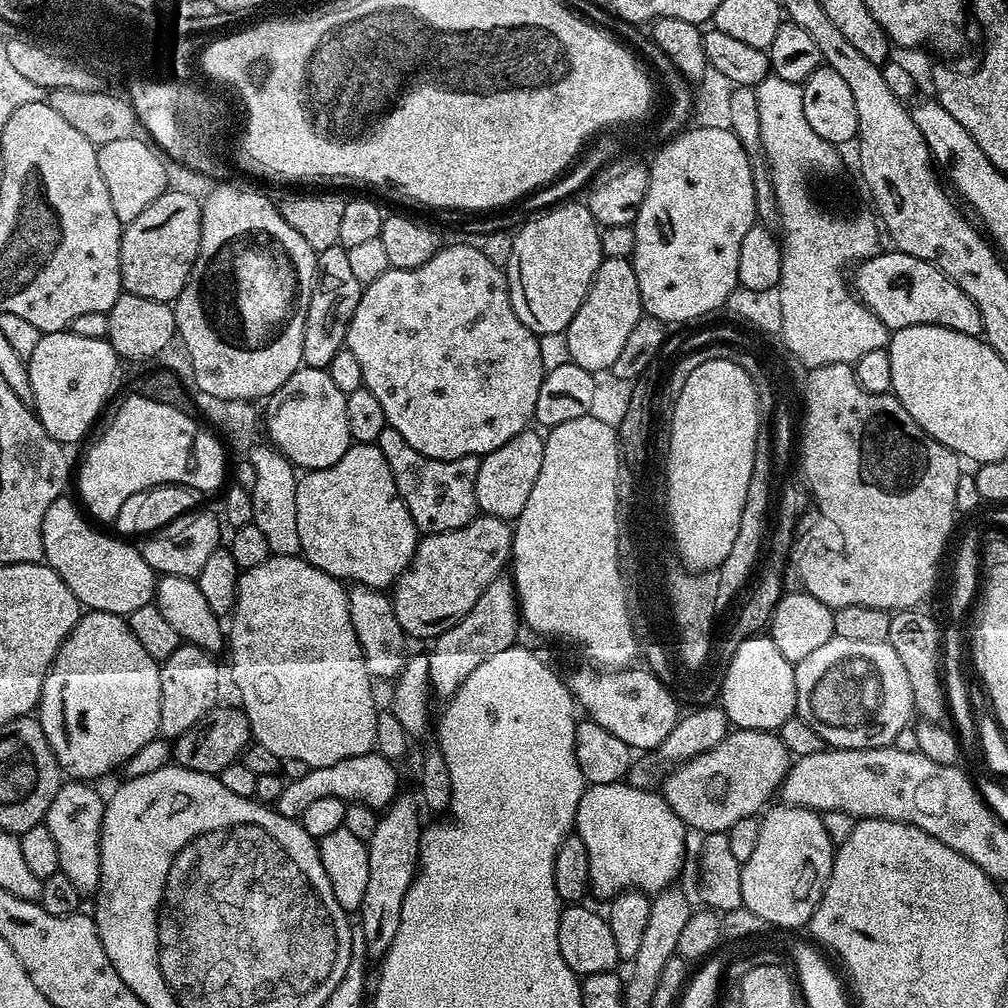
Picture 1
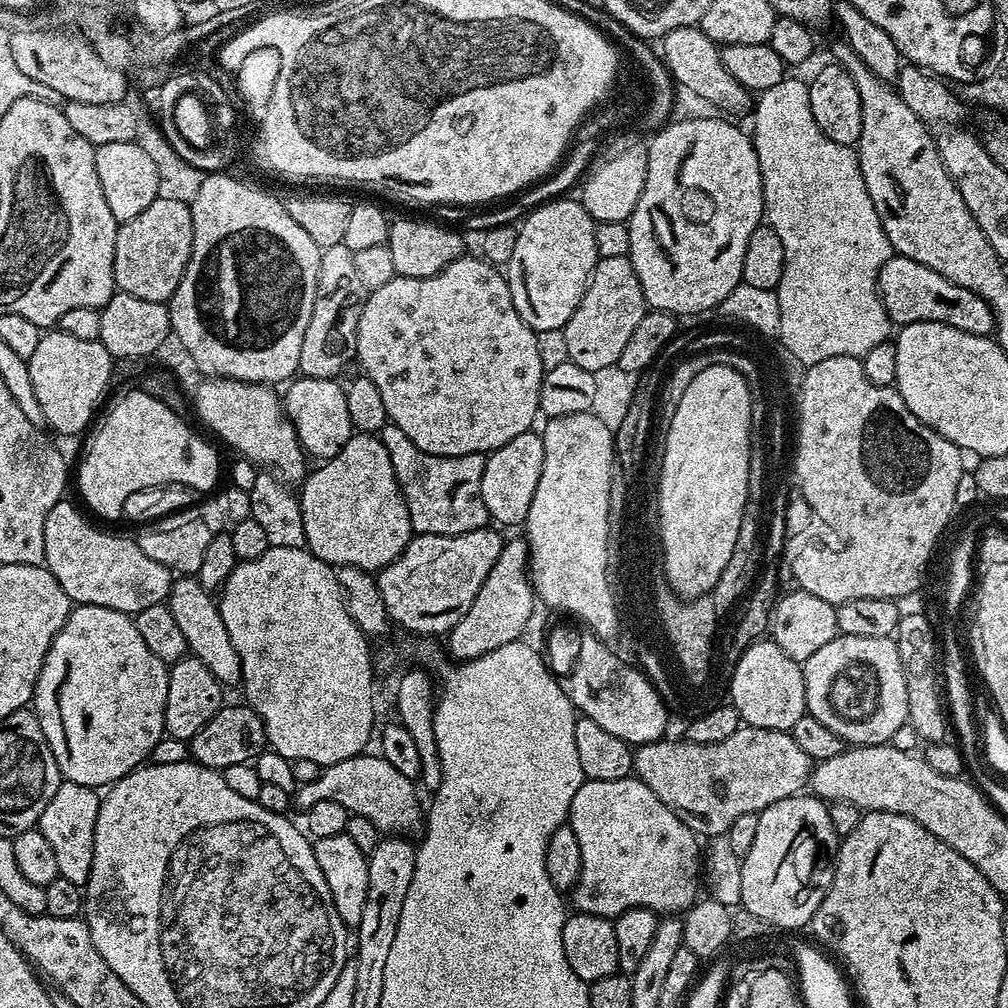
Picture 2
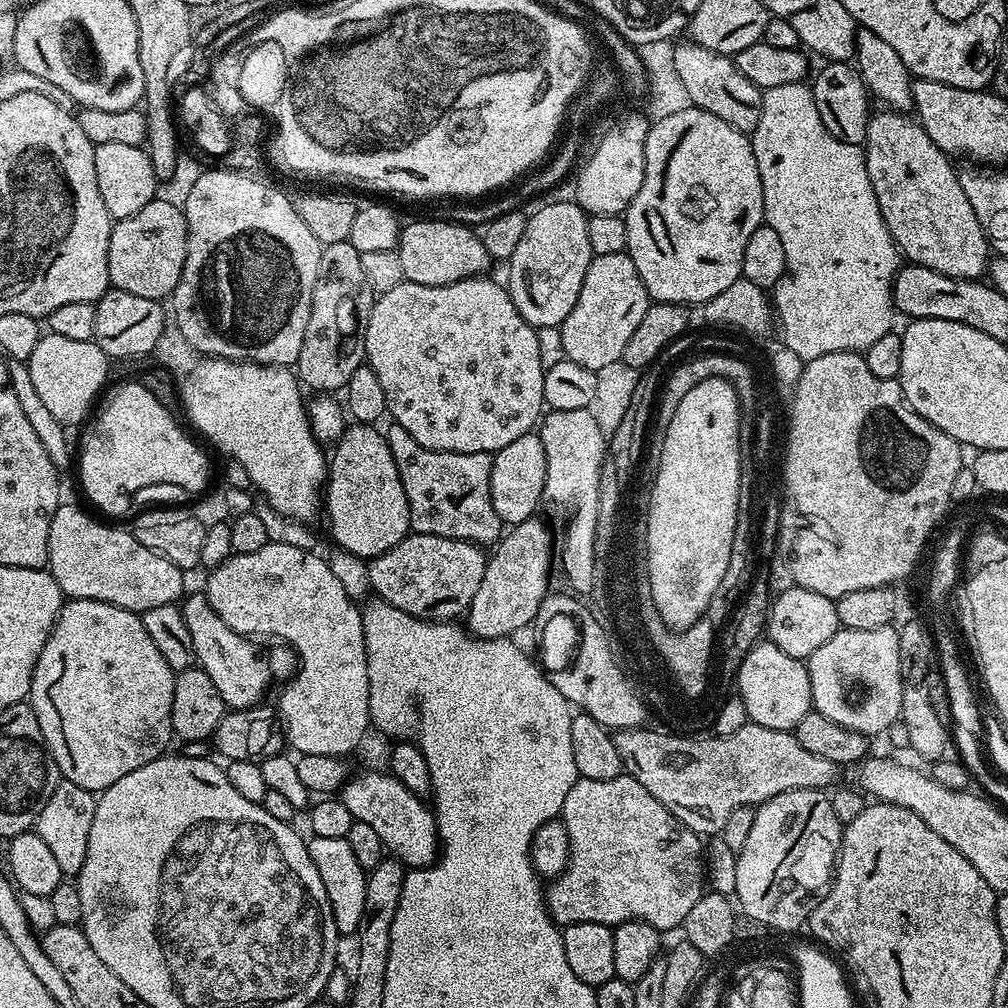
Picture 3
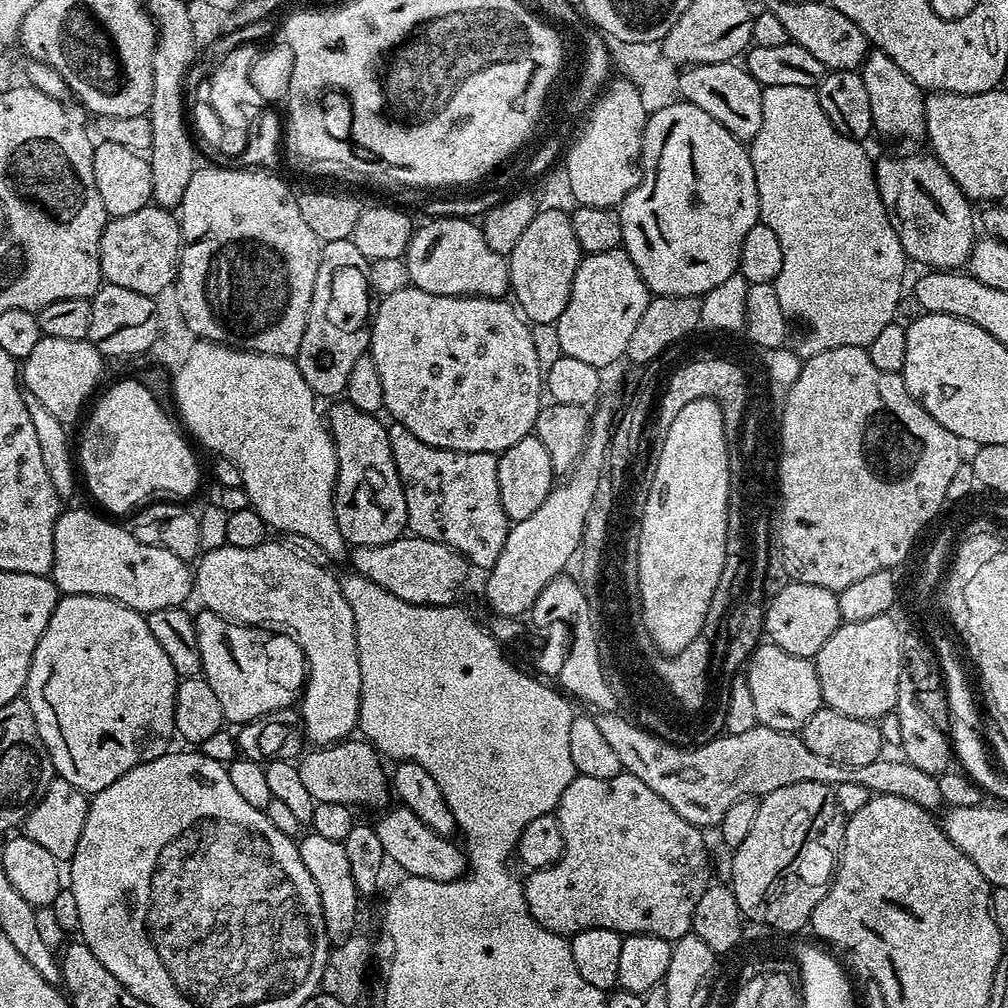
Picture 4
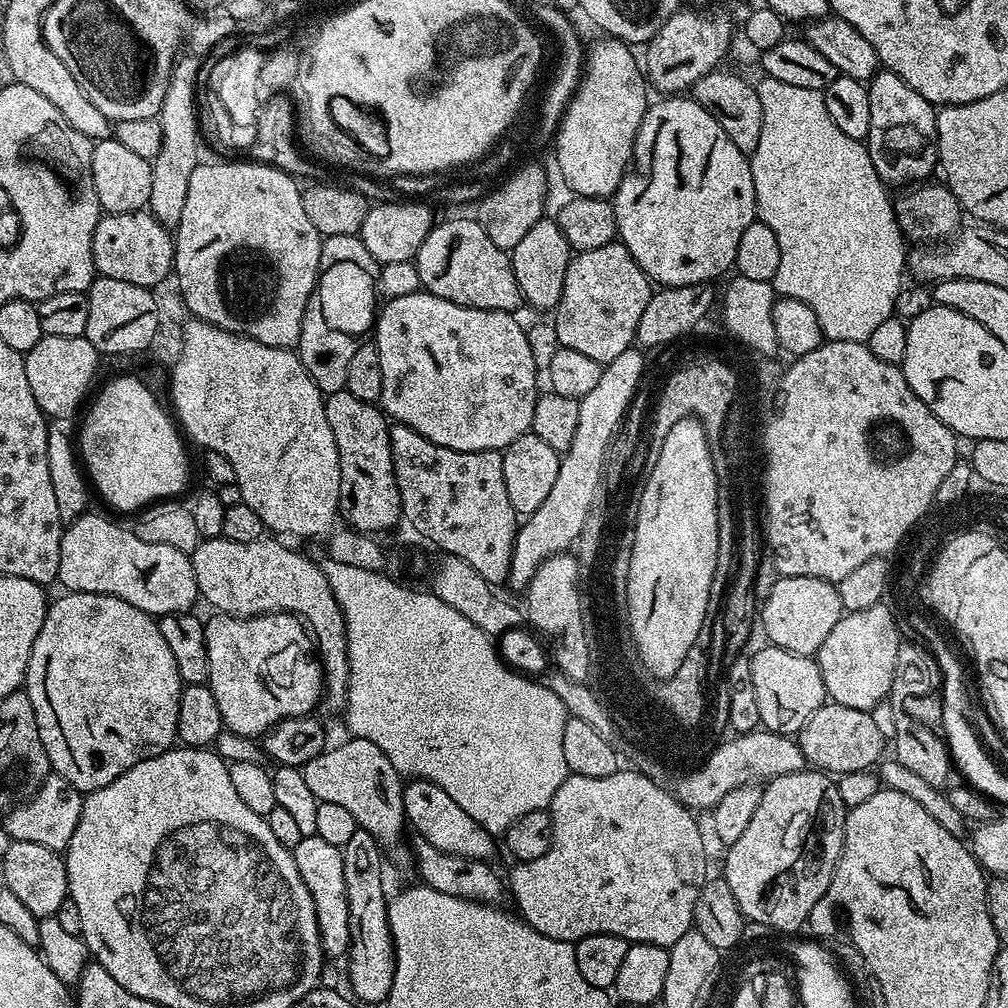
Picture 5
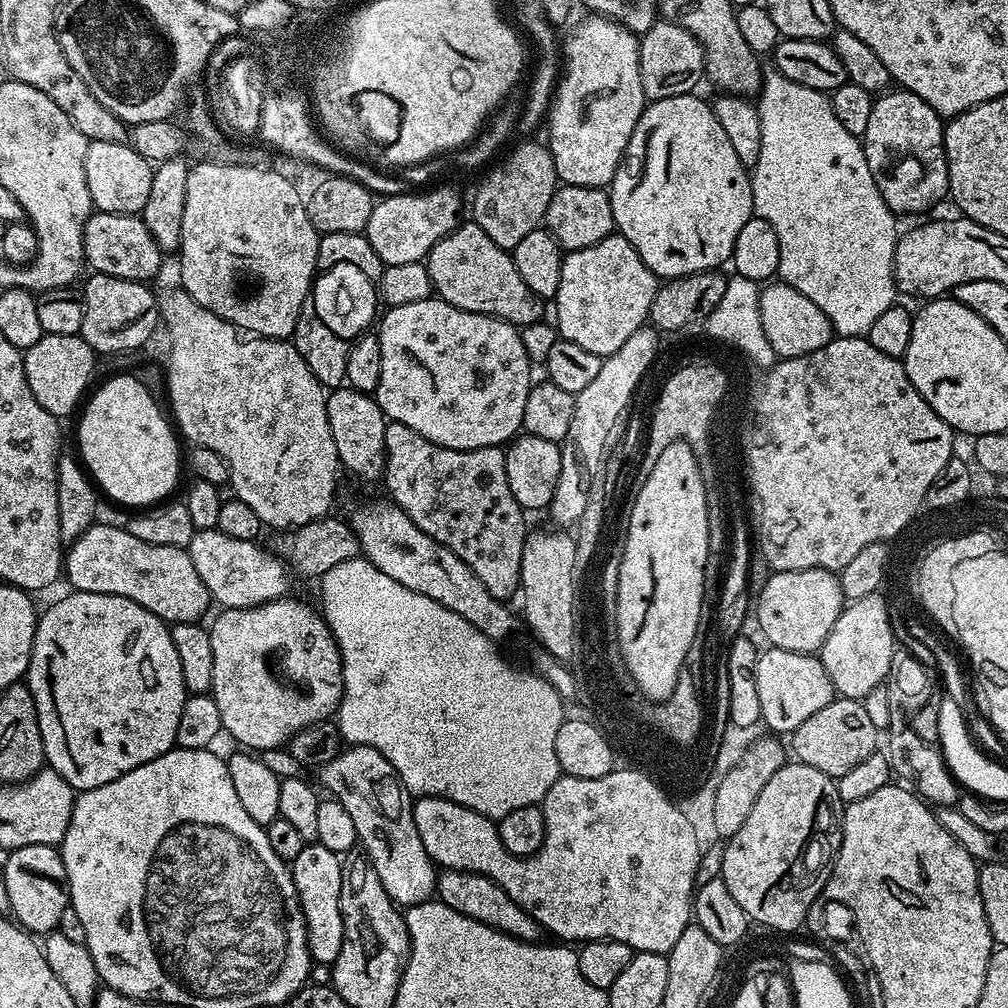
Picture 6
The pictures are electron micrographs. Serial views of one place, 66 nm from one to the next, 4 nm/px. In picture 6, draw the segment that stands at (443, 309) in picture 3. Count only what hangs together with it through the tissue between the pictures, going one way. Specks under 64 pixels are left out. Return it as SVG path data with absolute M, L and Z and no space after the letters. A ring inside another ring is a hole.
M429 298L422 302L406 302L406 306L394 306L385 311L385 316L379 317L378 335L382 346L382 378L378 382L374 399L376 405L384 411L385 417L393 424L401 424L434 442L443 448L454 450L474 450L475 448L494 448L509 443L523 429L524 415L526 414L526 398L530 394L534 377L534 365L526 354L526 346L522 346L520 328L515 324L507 324L499 320L497 316L487 316L477 312L467 312L461 308L455 308L439 298Z

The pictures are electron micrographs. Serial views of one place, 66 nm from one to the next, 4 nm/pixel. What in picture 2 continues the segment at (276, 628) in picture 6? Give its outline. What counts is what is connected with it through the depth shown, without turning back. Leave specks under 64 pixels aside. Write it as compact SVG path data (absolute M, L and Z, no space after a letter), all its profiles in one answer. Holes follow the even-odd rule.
M184 574L173 579L172 591L168 593L167 606L170 614L174 614L174 622L182 629L182 635L191 655L197 656L216 675L221 685L229 686L241 679L240 659L230 642L230 634L226 634L226 626L222 626L220 609L213 593L205 590L195 575Z

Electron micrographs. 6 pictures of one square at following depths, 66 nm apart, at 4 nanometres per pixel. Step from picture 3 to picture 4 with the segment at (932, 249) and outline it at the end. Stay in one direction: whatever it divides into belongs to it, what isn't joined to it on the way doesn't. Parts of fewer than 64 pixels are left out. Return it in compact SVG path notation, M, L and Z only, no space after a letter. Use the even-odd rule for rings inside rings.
M931 154L925 156L908 156L905 160L879 160L874 164L876 185L882 198L882 206L888 215L894 234L898 234L898 242L902 242L902 250L909 261L917 260L928 270L960 270L972 258L972 245L978 239L978 220L972 217L973 201L966 198L964 191L946 174L946 170Z

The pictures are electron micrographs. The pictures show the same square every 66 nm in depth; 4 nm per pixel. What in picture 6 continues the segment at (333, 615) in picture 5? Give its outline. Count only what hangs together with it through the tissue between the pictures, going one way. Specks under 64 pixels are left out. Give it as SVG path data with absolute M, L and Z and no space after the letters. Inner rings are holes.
M214 527L199 529L194 538L190 538L186 551L190 562L194 562L194 570L198 570L198 578L202 578L209 597L215 603L217 600L221 609L253 608L289 595L288 565L269 549L268 553L260 546L254 540L230 538L230 534L222 534Z

